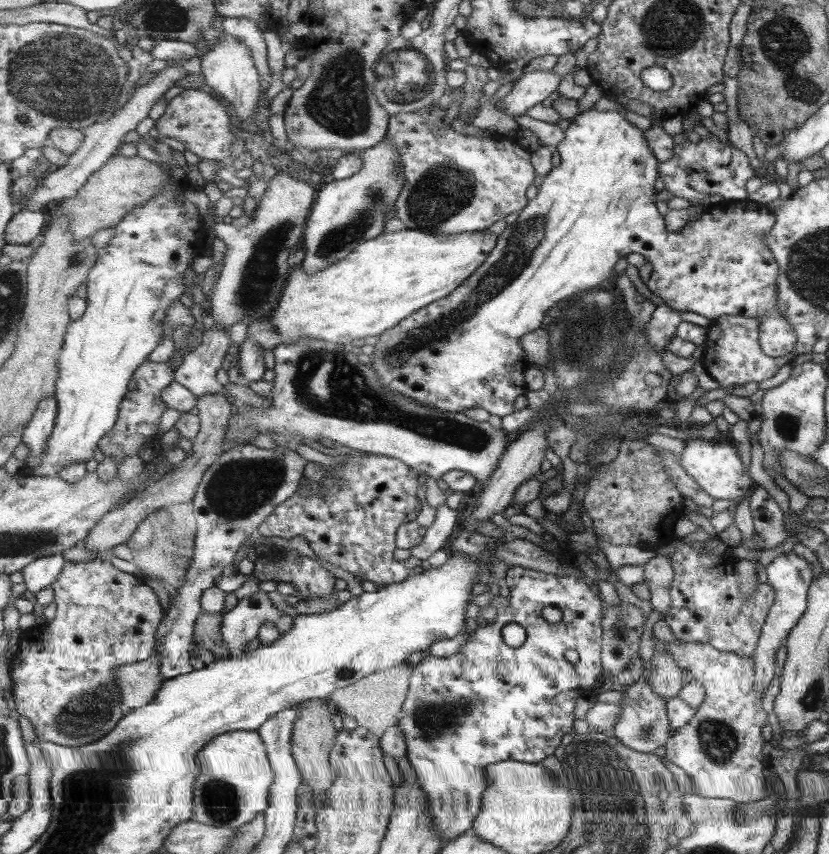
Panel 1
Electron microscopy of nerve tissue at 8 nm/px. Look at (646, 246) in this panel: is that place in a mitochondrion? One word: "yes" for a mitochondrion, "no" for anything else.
no

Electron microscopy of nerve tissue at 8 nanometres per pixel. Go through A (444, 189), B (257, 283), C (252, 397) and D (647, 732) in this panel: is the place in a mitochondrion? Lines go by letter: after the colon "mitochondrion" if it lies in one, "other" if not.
A: mitochondrion
B: mitochondrion
C: other
D: mitochondrion

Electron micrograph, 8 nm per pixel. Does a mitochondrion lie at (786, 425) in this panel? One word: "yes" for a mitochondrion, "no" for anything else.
yes

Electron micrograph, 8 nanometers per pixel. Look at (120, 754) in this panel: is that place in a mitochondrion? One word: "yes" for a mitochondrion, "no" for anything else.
yes

